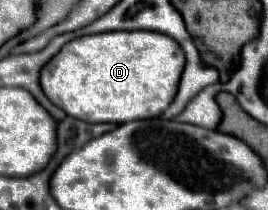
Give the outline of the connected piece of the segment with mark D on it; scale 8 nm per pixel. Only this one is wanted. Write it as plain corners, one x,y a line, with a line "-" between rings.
102,32
96,36
82,36
62,46
40,72
40,86
48,100
62,108
68,116
84,122
110,122
124,124
130,120
156,118
172,102
180,70
184,68
184,52
178,42
160,32

